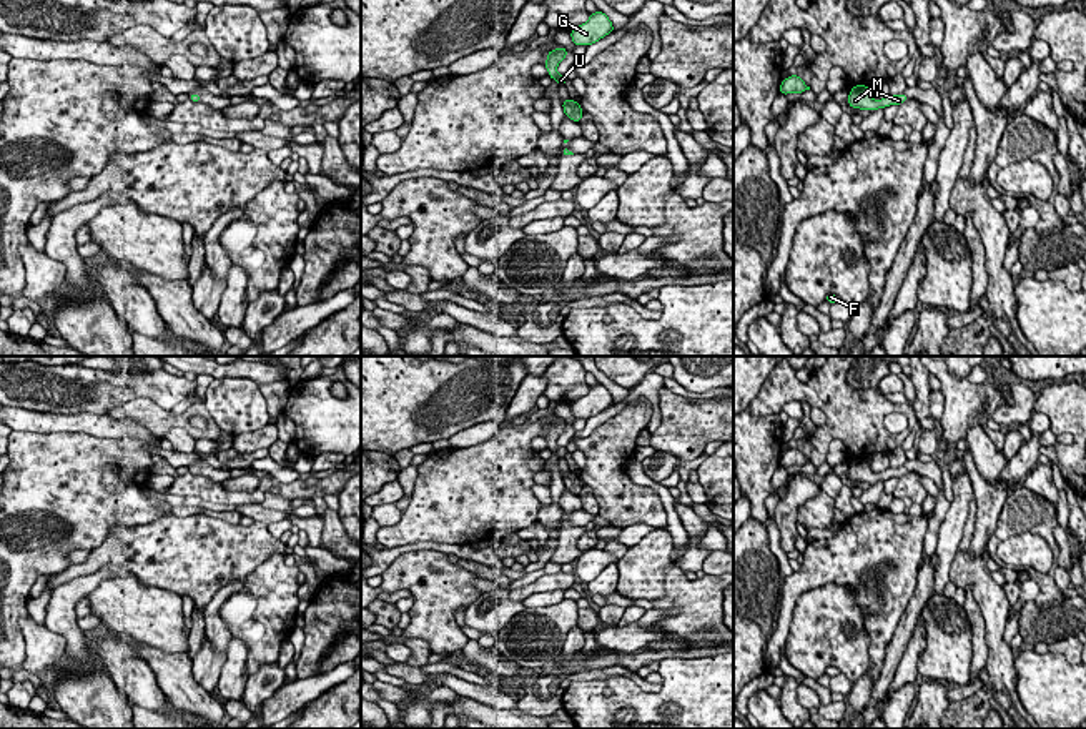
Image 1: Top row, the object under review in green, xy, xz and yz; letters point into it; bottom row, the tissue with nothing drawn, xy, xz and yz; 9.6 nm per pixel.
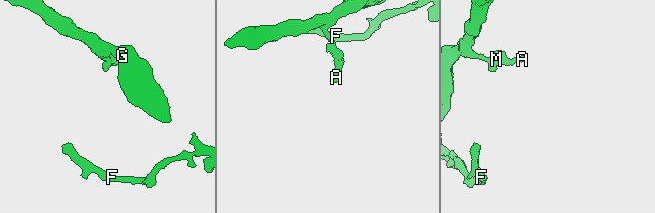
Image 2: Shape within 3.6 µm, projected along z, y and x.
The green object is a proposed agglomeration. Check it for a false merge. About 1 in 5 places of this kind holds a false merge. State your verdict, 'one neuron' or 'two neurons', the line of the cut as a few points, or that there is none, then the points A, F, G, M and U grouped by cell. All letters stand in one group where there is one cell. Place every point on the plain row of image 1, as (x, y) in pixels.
one neuron | no cut | A F G M U

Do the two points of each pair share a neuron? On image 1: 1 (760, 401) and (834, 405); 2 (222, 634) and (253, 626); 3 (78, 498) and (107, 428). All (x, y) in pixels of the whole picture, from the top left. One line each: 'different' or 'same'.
1: same
2: different
3: different

